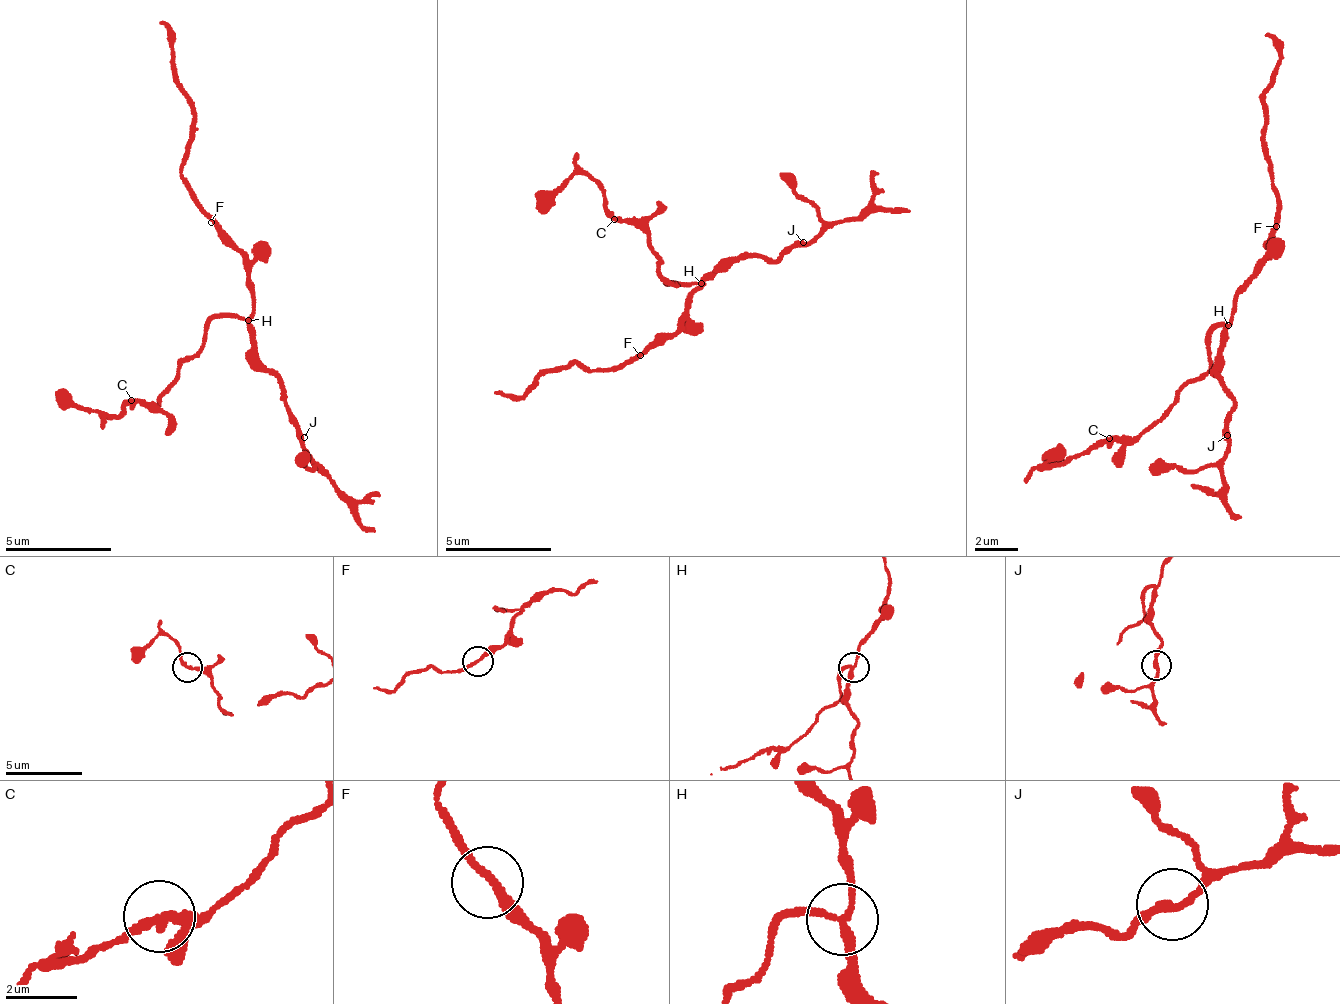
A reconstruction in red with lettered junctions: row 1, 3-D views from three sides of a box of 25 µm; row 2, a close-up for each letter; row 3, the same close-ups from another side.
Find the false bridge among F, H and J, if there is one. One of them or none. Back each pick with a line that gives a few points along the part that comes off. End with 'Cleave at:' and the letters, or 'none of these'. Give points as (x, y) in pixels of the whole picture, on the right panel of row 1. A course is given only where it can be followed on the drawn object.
H: Course of the part to remove: (1229, 327), (1212, 325), (1204, 372), (1137, 434), (1106, 439), (1062, 461), (1046, 464), (1049, 466), (1064, 443)
Cleave at: H

